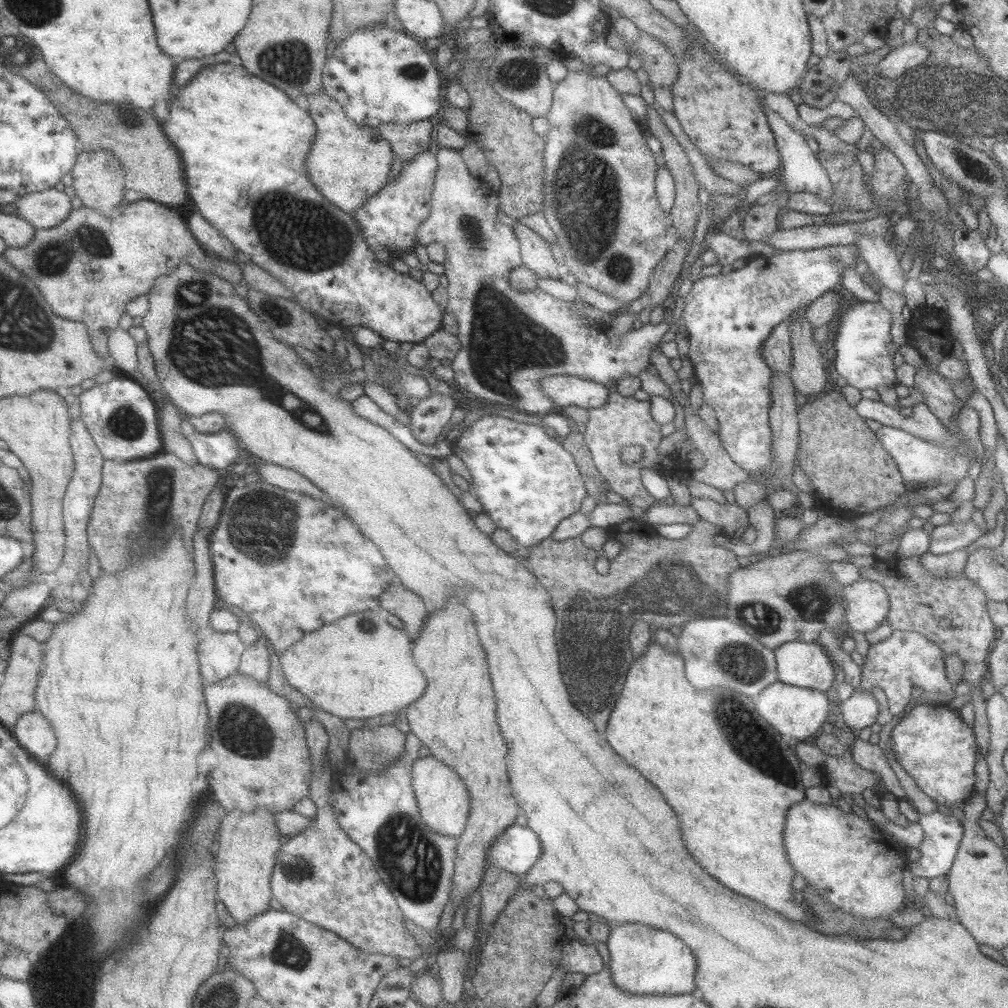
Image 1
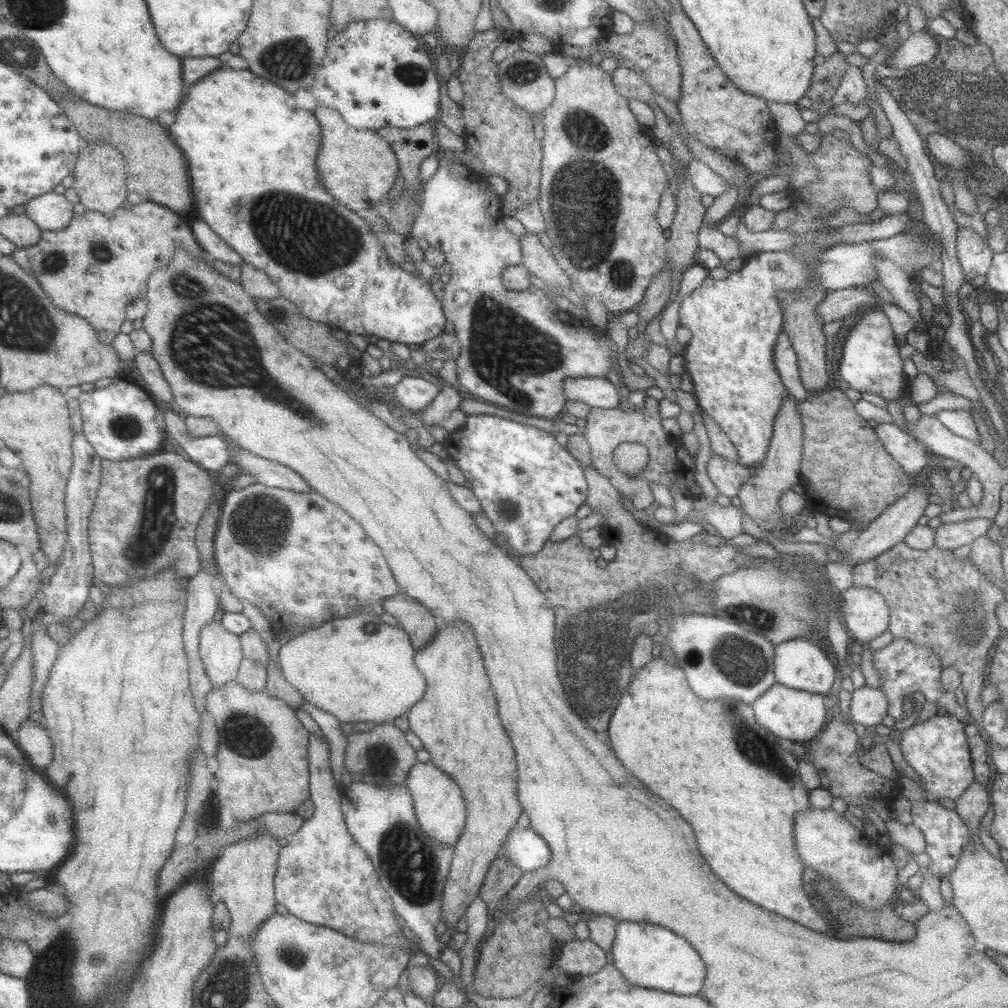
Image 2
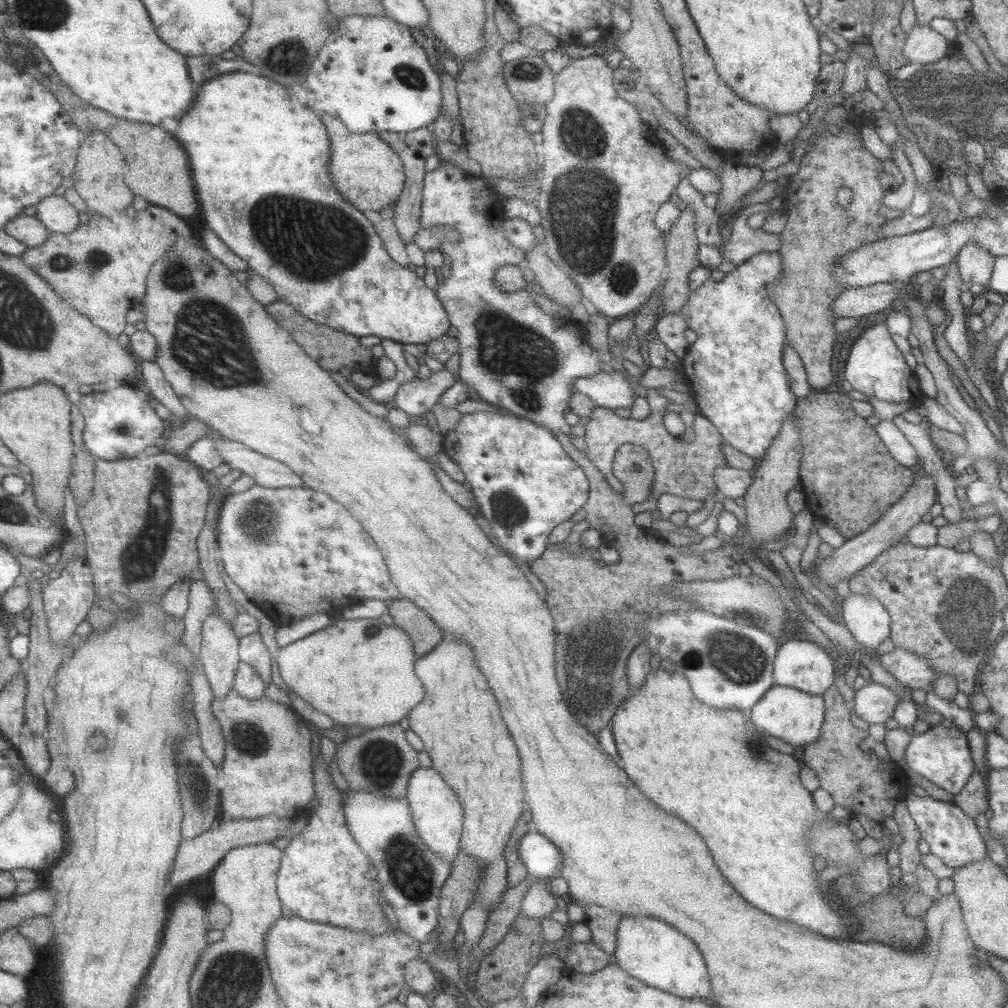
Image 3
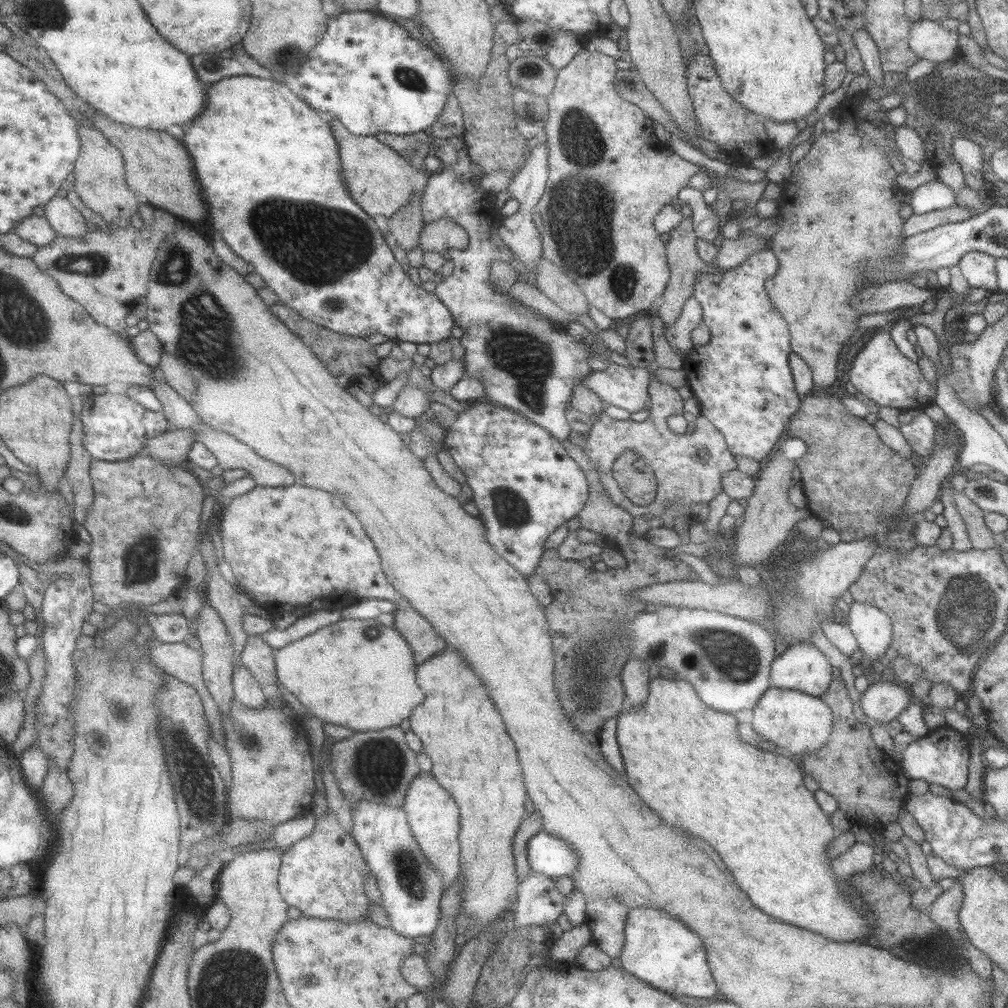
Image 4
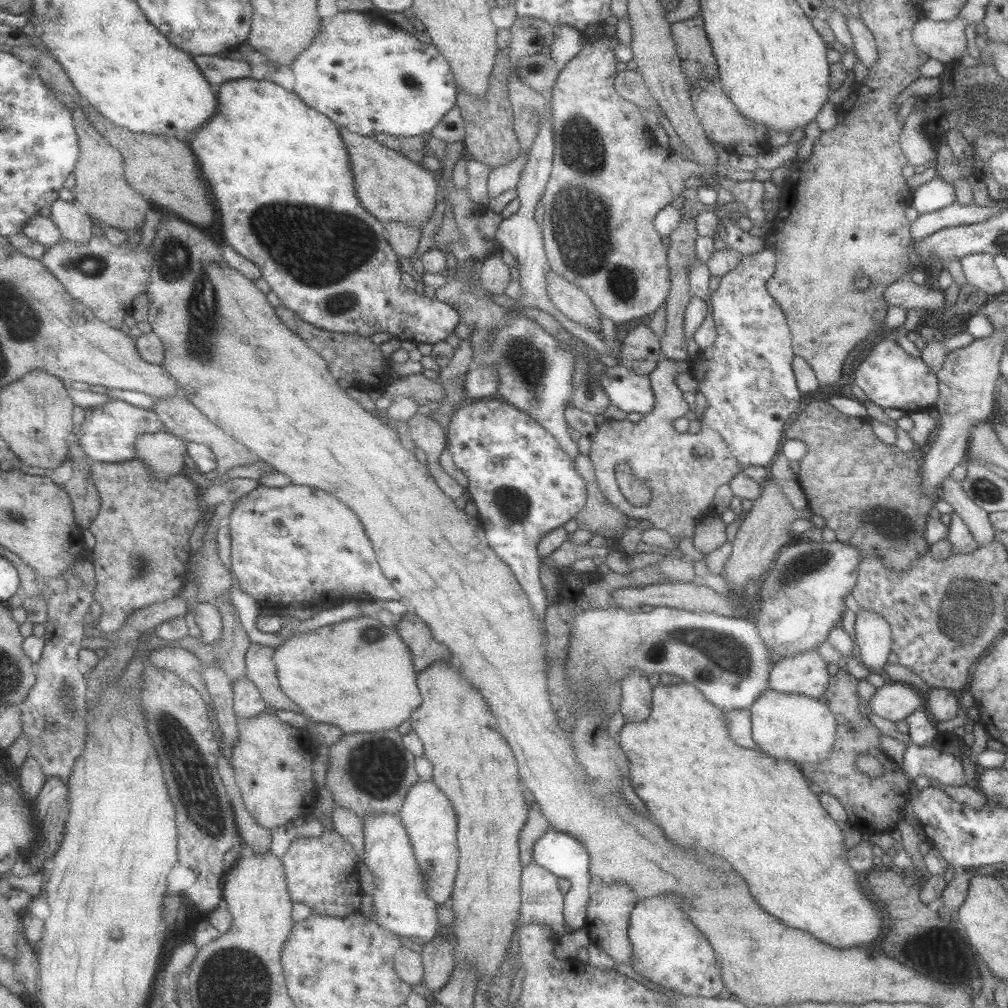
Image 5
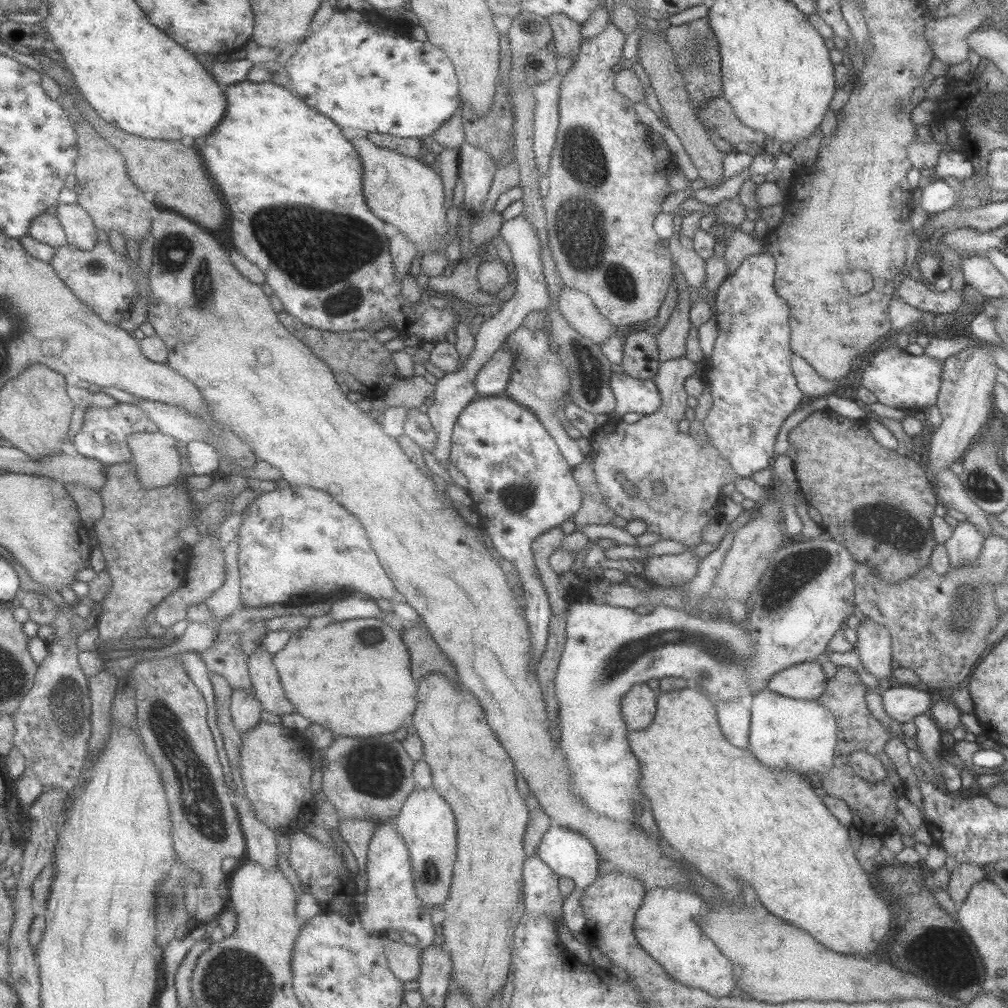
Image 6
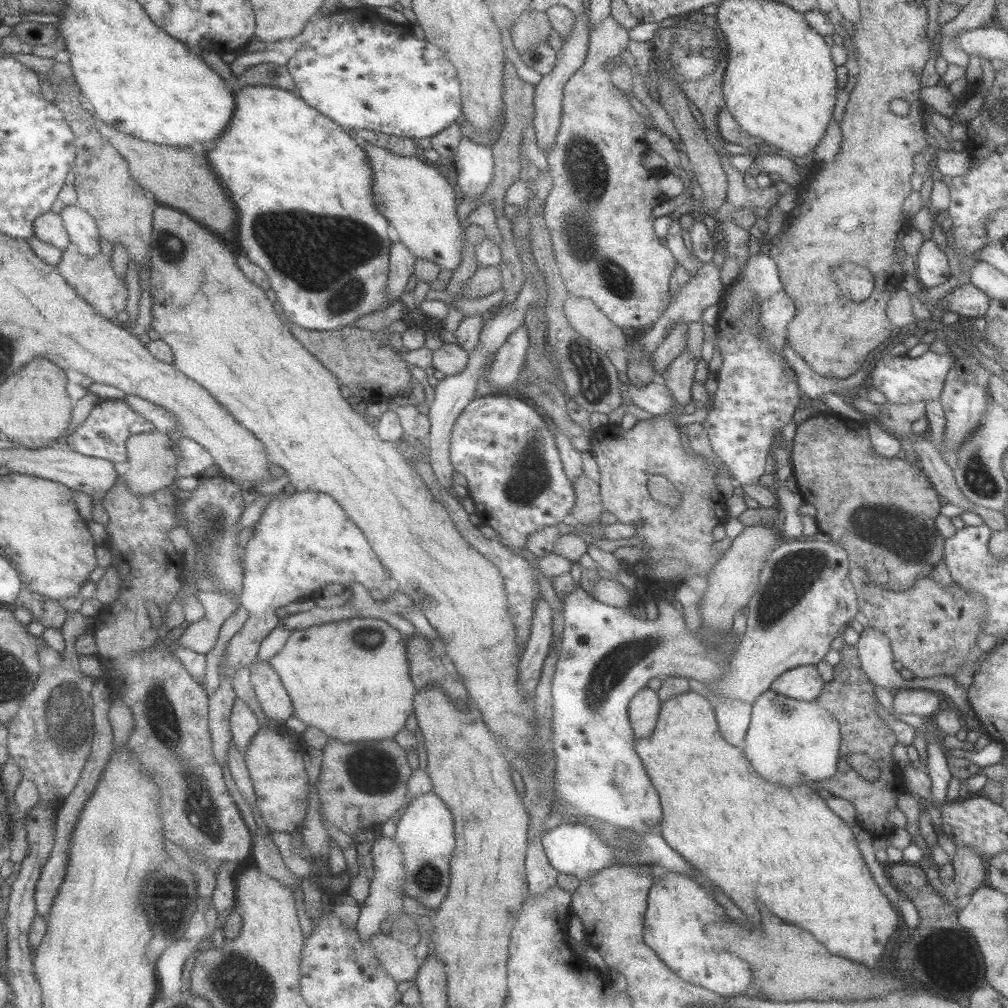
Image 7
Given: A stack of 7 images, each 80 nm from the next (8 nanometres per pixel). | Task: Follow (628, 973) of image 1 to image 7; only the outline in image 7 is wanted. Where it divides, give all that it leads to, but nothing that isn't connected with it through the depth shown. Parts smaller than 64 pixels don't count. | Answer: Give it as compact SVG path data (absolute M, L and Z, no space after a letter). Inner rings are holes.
M663 873L649 887L643 915L643 941L669 970L689 984L707 988L719 996L743 994L751 985L749 965L724 951L721 941L705 934L705 924L723 924L729 916L713 902L711 884L701 886L687 874Z

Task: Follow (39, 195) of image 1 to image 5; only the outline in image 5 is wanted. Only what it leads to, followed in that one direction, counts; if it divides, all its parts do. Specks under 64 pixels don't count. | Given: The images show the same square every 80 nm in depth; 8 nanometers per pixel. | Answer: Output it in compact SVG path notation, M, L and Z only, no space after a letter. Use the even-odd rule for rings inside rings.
M59 198L50 207L50 217L60 228L63 239L87 244L93 238L92 216L79 204Z

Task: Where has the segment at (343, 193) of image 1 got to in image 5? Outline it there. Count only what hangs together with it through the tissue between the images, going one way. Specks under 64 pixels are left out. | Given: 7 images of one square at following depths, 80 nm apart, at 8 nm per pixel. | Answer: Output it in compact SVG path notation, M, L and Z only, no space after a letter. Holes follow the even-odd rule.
M341 125L337 130L347 149L353 188L360 205L379 220L401 221L405 228L421 232L435 206L437 173L379 144L372 136L349 132Z

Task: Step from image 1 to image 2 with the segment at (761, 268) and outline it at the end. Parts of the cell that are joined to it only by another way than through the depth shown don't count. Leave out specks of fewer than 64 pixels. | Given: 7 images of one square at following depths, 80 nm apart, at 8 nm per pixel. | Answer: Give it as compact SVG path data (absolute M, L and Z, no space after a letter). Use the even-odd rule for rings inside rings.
M915 228L909 232L891 236L882 240L864 241L861 243L837 243L823 249L814 261L804 260L789 251L756 252L744 258L742 268L728 272L725 279L707 277L700 286L686 294L680 302L678 317L680 326L688 328L691 338L685 345L682 354L684 372L692 378L692 394L703 412L707 413L721 427L731 445L737 451L737 463L740 466L754 469L765 459L771 435L772 422L780 402L786 397L786 388L780 381L772 361L772 348L777 335L782 329L783 311L778 301L778 292L794 292L806 288L810 282L818 282L824 290L836 291L851 287L869 286L876 279L872 265L873 257L883 257L893 261L907 276L917 275L923 267L928 267L940 258L939 237L924 228Z

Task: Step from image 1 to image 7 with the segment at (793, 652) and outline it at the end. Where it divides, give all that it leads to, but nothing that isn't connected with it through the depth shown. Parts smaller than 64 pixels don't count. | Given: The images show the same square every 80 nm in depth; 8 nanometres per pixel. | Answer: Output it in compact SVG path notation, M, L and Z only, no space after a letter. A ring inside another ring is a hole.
M805 665L786 670L768 689L795 700L815 701L823 683L815 665Z

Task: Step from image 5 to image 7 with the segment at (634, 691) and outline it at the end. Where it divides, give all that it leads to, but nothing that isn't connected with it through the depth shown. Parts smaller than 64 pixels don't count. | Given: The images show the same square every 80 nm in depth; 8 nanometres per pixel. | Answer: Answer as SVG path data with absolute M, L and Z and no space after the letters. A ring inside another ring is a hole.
M648 687L635 691L627 705L627 717L635 737L645 738L652 733L657 724L659 707L656 692Z

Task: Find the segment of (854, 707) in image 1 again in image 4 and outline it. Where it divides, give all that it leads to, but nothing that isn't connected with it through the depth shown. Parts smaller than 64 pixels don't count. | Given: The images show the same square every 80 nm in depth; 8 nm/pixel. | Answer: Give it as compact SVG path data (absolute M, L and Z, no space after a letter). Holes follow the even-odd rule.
M878 679L870 684L859 698L859 706L869 720L869 723L889 723L899 716L899 713L915 700L907 692L907 687L898 682Z

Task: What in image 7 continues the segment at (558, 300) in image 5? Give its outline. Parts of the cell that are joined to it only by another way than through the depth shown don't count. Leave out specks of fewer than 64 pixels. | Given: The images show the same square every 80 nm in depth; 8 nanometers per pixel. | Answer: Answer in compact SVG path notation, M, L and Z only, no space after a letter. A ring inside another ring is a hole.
M566 295L562 311L569 326L601 350L625 349L625 335L588 298Z

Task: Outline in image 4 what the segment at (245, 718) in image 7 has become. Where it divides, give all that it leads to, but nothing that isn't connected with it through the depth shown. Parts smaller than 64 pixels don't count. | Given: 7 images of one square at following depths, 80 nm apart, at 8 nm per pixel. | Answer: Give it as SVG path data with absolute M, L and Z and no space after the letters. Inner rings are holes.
M237 665L232 669L232 691L234 700L248 709L256 709L269 703L260 684L243 665Z

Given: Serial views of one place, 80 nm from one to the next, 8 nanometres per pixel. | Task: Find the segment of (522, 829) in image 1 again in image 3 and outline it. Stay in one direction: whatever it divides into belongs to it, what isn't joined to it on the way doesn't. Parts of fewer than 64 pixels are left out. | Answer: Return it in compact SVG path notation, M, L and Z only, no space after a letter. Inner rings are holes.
M529 830L519 837L516 849L529 876L542 880L559 876L560 852L537 830Z

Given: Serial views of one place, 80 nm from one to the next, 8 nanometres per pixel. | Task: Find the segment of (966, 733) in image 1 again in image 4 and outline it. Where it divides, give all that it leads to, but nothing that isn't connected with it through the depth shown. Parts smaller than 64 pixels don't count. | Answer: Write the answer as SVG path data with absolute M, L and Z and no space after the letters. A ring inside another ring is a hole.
M945 724L911 741L902 752L900 768L909 780L918 778L928 784L939 784L949 791L959 790L964 788L968 779L970 747L971 744L964 733L957 732Z

